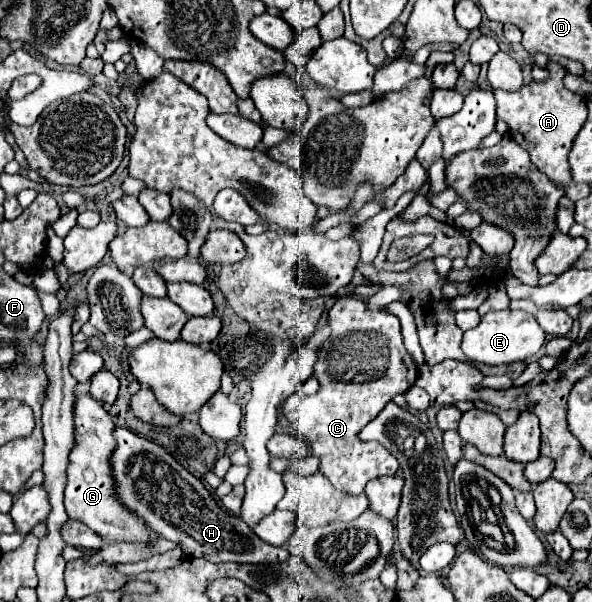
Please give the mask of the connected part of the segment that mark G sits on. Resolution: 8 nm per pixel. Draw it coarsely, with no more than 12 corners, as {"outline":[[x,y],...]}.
{"outline":[[73,406],[65,508],[107,544],[155,538],[113,492],[113,420]]}

